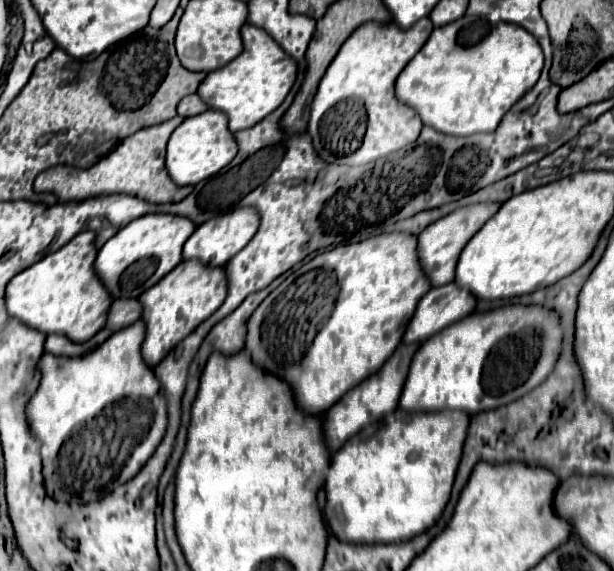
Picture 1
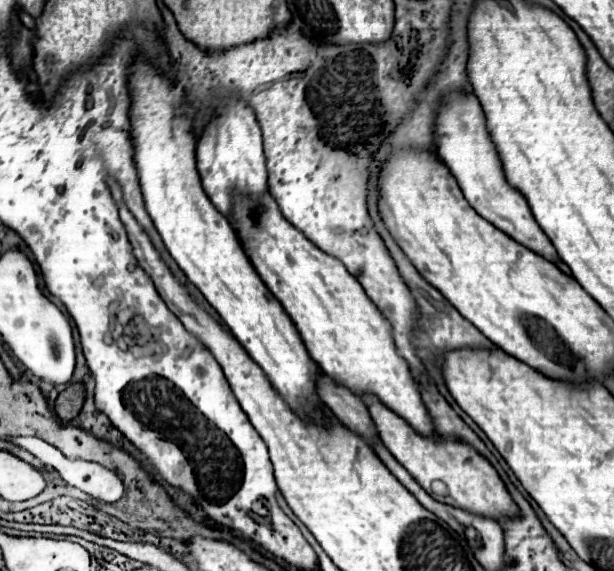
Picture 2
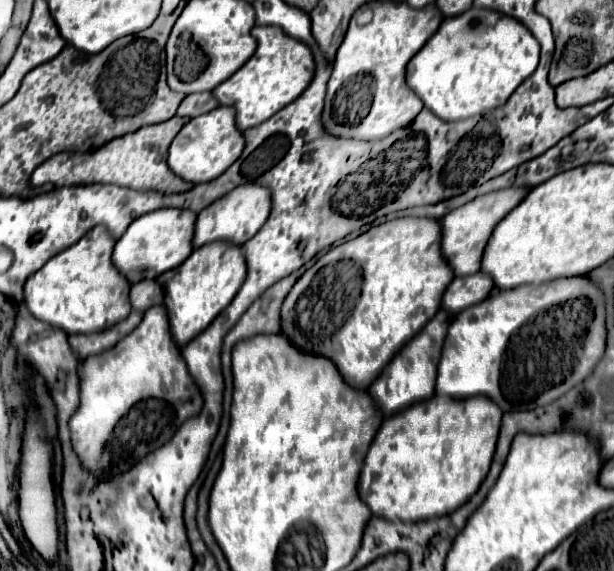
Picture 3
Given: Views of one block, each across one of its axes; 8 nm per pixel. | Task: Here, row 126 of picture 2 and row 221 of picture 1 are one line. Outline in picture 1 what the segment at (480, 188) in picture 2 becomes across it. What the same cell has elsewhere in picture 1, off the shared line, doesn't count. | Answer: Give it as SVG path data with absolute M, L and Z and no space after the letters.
M492 202L462 206L454 212L450 212L448 216L432 222L428 228L424 228L424 232L418 236L418 256L420 256L420 264L426 272L426 276L430 278L432 286L444 286L444 284L454 280L456 262L458 262L462 248L500 210L500 206L502 204L492 204Z

